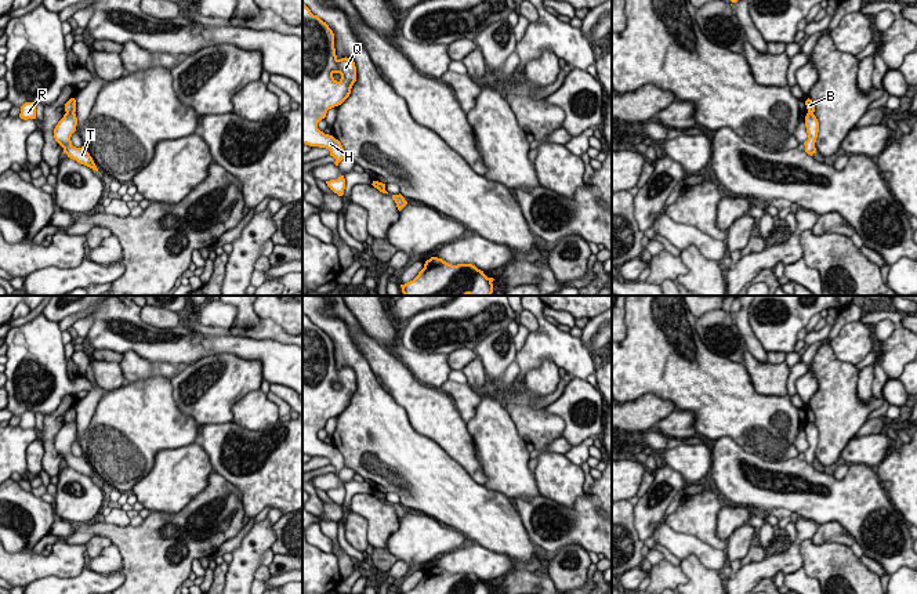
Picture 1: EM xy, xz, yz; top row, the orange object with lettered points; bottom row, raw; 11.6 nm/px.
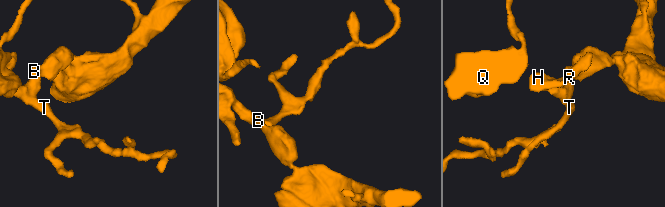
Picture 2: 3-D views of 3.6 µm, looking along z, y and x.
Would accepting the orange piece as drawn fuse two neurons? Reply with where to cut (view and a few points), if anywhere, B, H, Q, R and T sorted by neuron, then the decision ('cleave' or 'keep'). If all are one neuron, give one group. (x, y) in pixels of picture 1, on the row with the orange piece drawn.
xy (73, 111), (66, 113) | B / H Q R T | cleave

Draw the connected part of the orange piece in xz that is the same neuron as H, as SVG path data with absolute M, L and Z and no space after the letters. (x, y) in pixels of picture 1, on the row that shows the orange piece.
M302 4L302 144L329 149L336 166L345 157L344 148L333 135L320 131L318 123L326 117L329 109L341 105L349 97L355 82L355 62L347 57L337 58L333 30Z

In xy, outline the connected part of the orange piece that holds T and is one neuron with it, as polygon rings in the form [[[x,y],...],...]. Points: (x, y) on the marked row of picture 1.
[[[65,113],[64,117],[58,122],[54,128],[55,141],[64,148],[64,153],[68,157],[76,160],[80,164],[84,164],[95,171],[98,171],[93,157],[86,151],[86,148],[76,148],[72,145],[70,137],[76,131],[77,117],[76,113]]]

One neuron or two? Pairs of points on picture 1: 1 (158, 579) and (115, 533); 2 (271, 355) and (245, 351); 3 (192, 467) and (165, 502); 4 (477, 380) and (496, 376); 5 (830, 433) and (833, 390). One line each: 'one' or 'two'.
1: one
2: one
3: one
4: two
5: one

